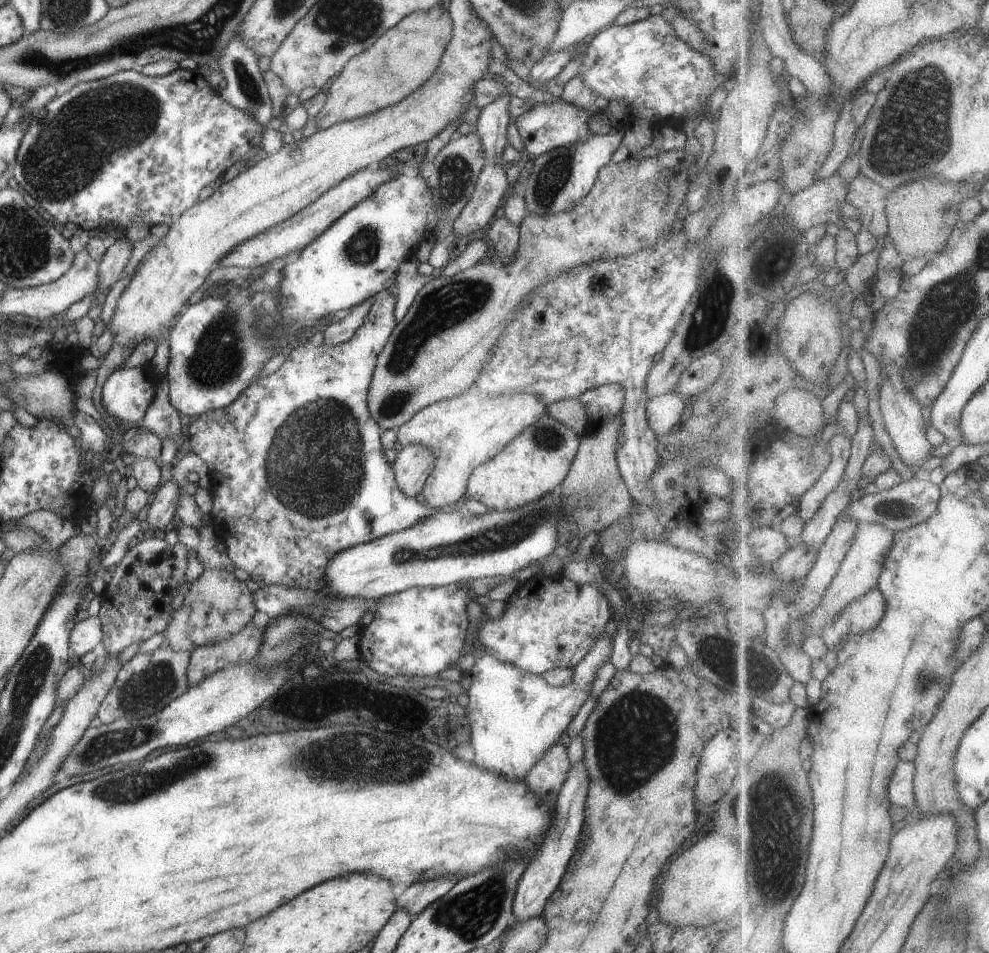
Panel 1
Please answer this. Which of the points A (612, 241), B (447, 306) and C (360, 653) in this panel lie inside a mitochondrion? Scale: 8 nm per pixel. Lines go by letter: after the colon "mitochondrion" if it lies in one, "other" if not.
A: other
B: mitochondrion
C: other

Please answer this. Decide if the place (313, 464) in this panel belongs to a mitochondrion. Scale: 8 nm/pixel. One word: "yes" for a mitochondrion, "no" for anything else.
yes

